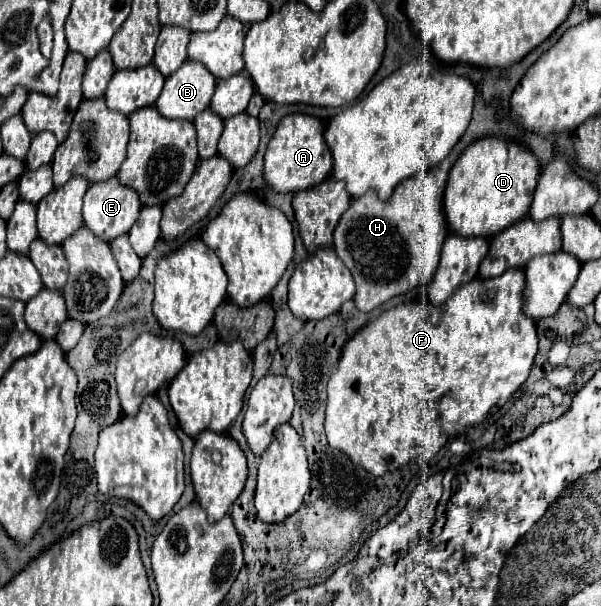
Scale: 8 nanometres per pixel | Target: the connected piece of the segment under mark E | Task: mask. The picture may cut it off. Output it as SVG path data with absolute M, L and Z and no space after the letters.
M115 176L109 180L103 180L103 182L91 184L85 198L83 198L85 226L105 242L111 242L113 238L121 236L121 234L127 234L129 228L133 226L133 222L137 220L139 210L141 210L141 202L137 198L137 192L121 186Z

